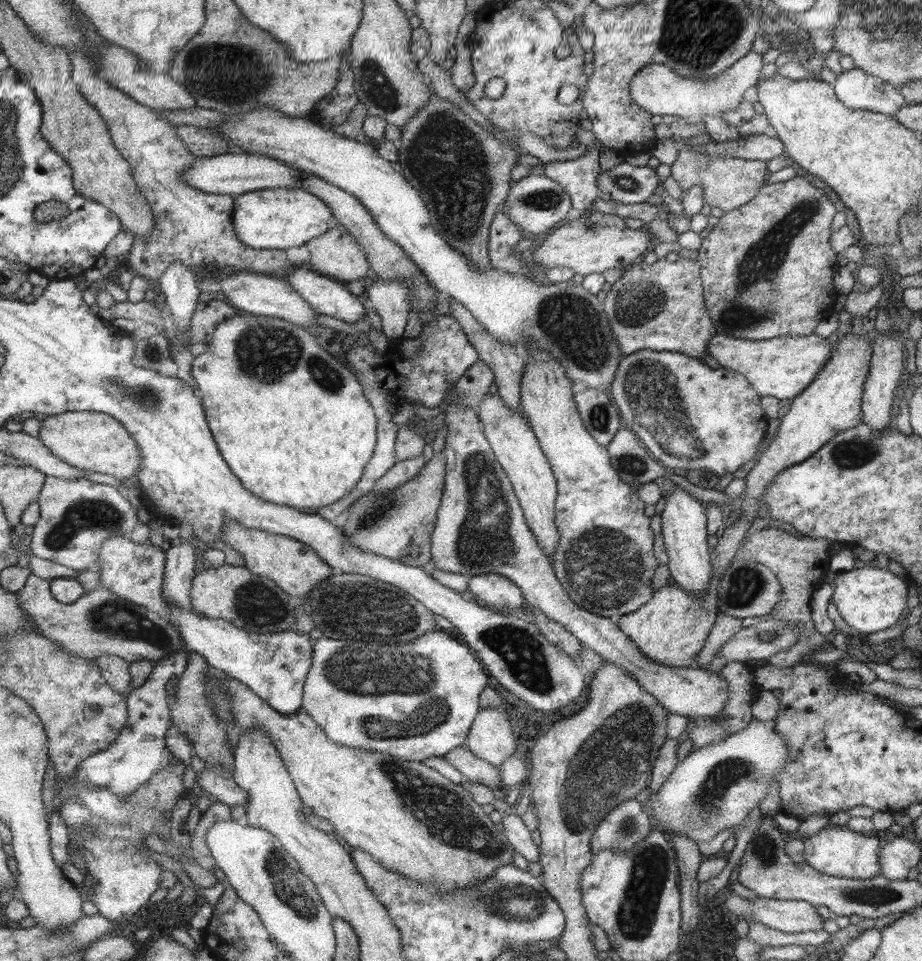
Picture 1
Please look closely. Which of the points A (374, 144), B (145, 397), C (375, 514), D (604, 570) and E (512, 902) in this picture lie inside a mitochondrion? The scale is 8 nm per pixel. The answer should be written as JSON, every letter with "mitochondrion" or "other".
{"A":"other","B":"mitochondrion","C":"mitochondrion","D":"mitochondrion","E":"mitochondrion"}

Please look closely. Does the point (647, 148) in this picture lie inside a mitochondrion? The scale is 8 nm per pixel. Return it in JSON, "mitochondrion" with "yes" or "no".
{"mitochondrion":"no"}

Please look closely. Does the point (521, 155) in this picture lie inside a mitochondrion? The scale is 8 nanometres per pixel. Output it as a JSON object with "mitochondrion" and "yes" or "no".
{"mitochondrion":"no"}

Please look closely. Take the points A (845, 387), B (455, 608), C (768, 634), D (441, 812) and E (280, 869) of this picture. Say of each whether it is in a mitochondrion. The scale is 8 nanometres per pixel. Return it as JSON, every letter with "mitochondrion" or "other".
{"A":"other","B":"other","C":"mitochondrion","D":"mitochondrion","E":"mitochondrion"}

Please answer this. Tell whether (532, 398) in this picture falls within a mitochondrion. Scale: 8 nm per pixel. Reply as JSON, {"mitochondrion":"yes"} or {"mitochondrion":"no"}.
{"mitochondrion":"no"}

